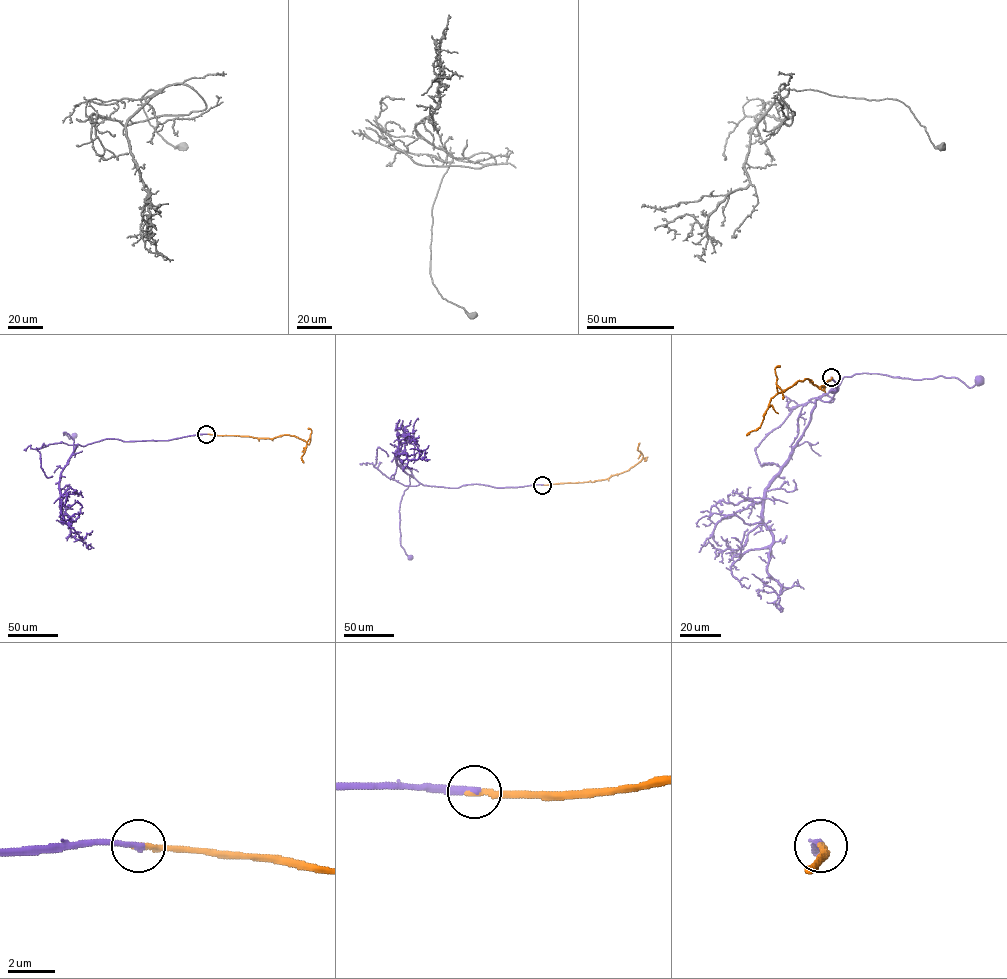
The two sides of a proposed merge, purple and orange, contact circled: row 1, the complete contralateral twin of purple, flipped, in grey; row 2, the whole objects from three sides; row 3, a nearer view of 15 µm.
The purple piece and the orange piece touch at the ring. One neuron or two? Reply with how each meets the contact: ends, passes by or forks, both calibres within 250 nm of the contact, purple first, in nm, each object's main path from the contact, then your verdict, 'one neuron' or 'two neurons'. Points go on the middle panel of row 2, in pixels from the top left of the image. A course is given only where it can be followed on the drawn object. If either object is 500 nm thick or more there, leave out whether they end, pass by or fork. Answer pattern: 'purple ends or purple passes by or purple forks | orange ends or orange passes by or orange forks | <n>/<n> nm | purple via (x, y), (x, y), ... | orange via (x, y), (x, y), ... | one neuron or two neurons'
purple ends | orange ends | 260/280 nm | purple via (542, 485), (442, 487), (423, 485), (410, 475), (410, 484), (402, 496), (399, 512), (400, 544), (410, 557) | orange via (542, 485), (594, 482), (628, 471), (642, 457), (637, 450), (639, 443) | one neuron

